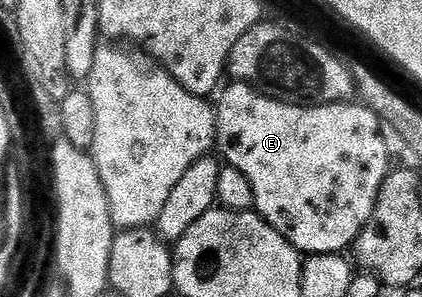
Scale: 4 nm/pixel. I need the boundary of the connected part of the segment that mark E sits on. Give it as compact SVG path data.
M240 82L226 83L220 89L219 95L215 100L215 111L217 113L216 147L219 149L219 152L221 148L222 154L220 153L220 155L228 167L234 168L235 170L243 170L243 174L247 174L247 182L251 182L253 203L257 215L262 216L276 232L283 234L287 238L287 242L291 242L291 246L295 246L298 252L302 254L312 254L315 256L319 254L331 254L332 252L341 254L346 250L352 249L359 238L359 234L367 226L369 219L372 218L373 211L375 210L375 202L379 198L379 190L383 186L386 178L389 177L391 171L391 163L389 164L389 144L385 141L384 134L386 135L386 133L383 131L382 120L371 109L366 108L360 102L318 104L316 106L284 104L282 100L272 100L271 97L264 96L263 93L257 91L250 84Z

